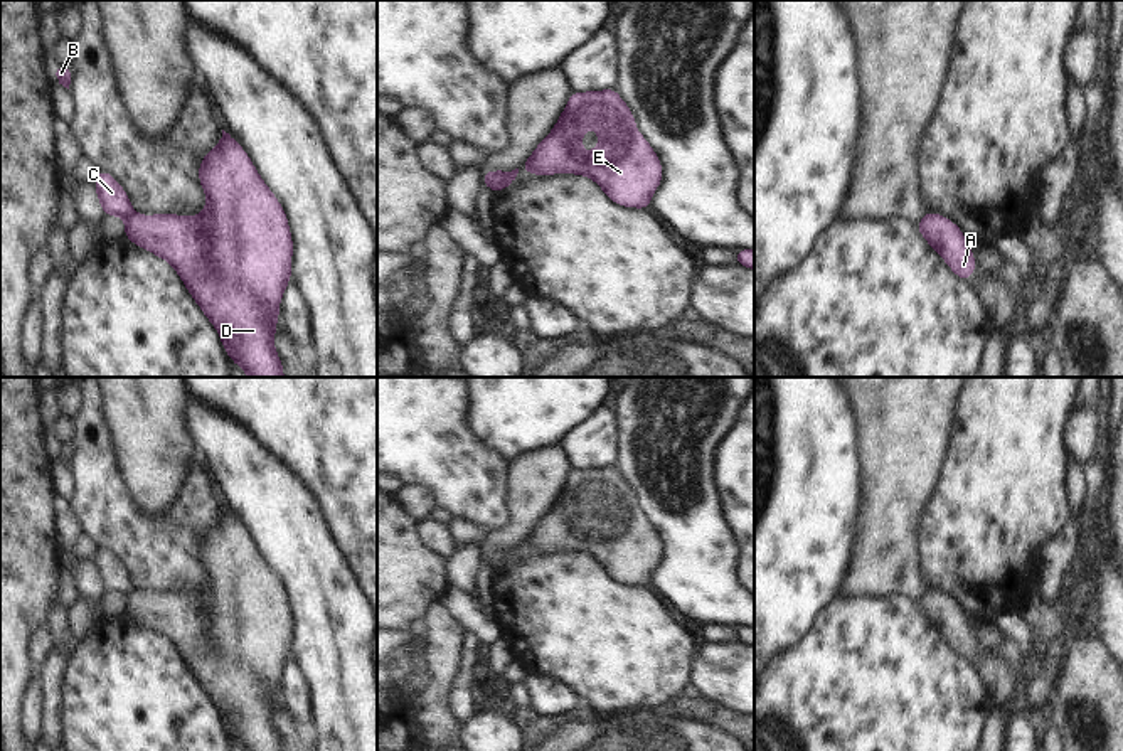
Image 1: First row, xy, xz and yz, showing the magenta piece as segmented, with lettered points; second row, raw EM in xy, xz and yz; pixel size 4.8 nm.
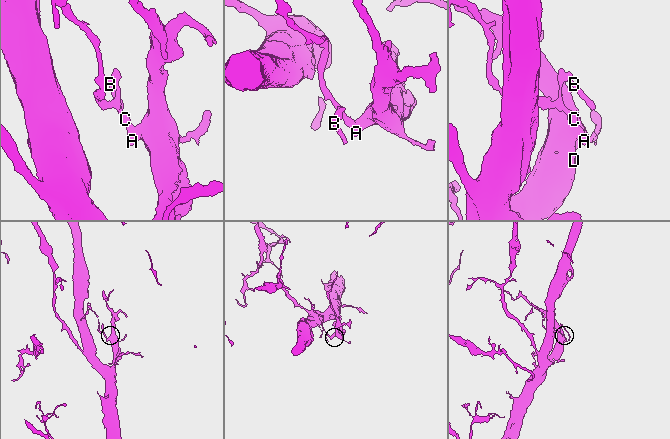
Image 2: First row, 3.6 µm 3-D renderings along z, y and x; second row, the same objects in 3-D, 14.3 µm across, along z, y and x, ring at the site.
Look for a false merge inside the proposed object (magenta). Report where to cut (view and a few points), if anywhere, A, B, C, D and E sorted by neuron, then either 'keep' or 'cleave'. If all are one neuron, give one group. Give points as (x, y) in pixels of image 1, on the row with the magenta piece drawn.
xy (133, 211), (127, 219) | A D E / B C | cleave

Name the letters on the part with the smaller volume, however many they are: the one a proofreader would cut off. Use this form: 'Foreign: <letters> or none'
Foreign: B, C

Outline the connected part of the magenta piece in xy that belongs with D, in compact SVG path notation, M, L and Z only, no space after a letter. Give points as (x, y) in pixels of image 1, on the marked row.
M224 130L217 146L199 163L199 182L207 195L199 216L133 212L123 236L173 266L236 365L249 377L285 377L274 350L279 301L291 280L295 249L285 209L239 141Z

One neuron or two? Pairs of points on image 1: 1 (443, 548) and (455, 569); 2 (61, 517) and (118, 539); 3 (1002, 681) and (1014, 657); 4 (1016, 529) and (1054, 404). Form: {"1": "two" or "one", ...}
{"1": "two", "2": "two", "3": "two", "4": "one"}

